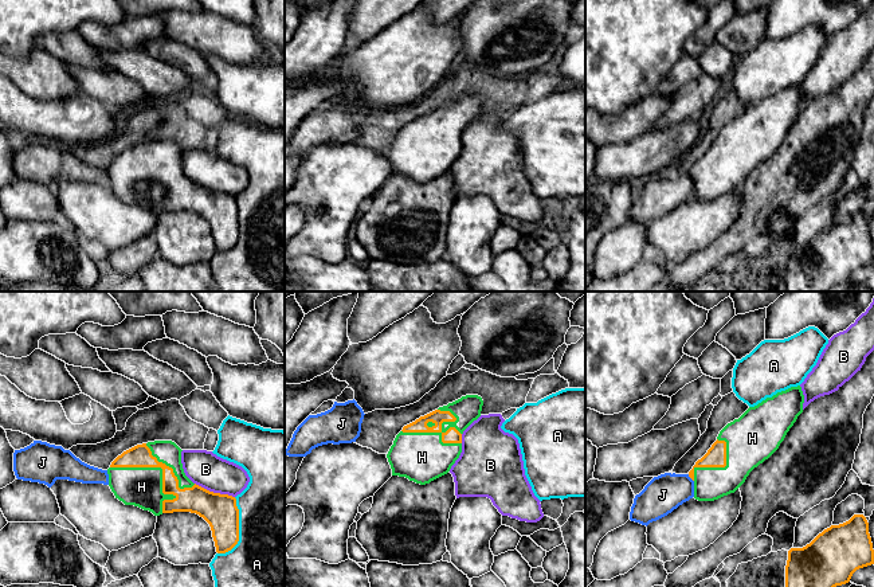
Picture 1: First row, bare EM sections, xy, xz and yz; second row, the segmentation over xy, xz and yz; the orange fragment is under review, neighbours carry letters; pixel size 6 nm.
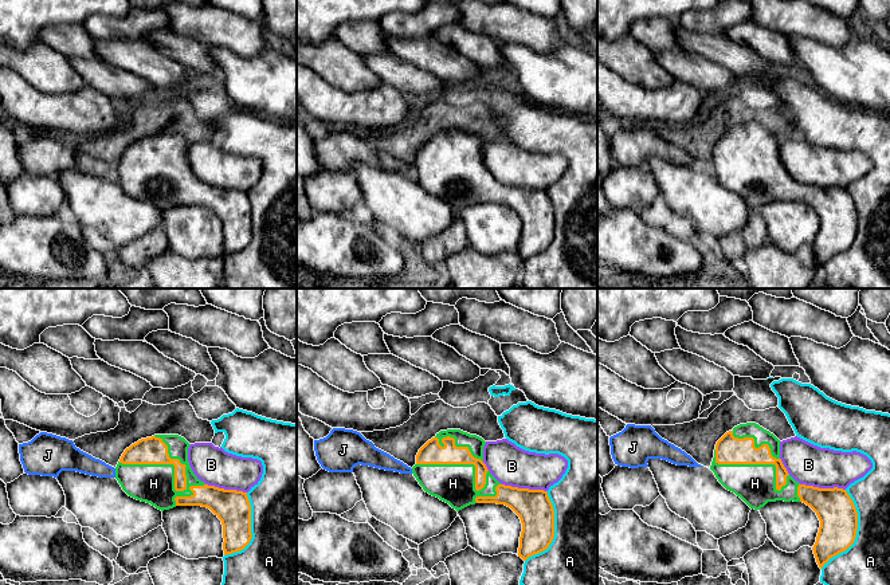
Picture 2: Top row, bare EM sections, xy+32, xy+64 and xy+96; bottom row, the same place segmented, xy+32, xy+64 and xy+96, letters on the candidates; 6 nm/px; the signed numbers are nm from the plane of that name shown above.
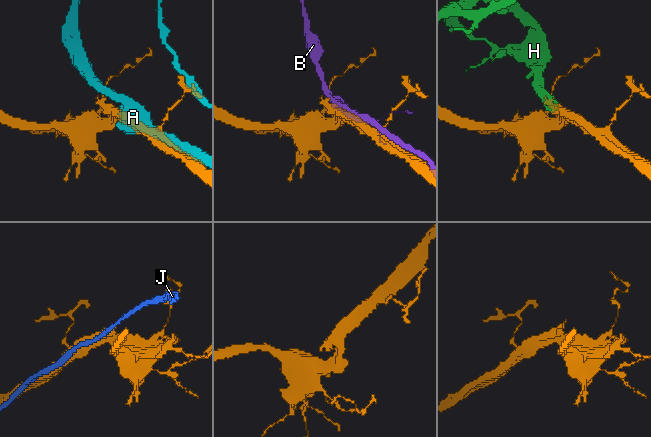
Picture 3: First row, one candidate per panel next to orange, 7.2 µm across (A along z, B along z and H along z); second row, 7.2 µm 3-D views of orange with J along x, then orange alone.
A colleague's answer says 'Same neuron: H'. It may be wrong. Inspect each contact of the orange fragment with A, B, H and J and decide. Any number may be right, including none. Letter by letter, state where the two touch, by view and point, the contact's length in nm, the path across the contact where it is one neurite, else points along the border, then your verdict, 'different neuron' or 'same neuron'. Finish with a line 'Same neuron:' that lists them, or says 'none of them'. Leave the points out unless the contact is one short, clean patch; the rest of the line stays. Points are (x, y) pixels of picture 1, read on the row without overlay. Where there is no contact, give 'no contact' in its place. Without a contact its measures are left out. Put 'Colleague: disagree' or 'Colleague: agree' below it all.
A: meets orange in xy at (238, 229); contact 360 nm long; different neuron
B: meets orange in xy at (215, 192); contact 260 nm long; different neuron
H: meets orange in xz at (434, 130); contact 360 nm long; same neuron
J: meets orange in yz at (690, 176); contact 60 nm long; different neuron
Same neuron: H
Colleague: agree

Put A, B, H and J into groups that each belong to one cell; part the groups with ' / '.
A / B / H / J

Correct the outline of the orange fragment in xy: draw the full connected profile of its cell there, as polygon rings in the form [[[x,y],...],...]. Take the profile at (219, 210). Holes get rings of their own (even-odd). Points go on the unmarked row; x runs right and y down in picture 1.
[[[172,140],[137,144],[118,154],[107,168],[115,197],[154,215],[191,211],[211,226],[216,251],[226,253],[239,240],[236,197],[209,191],[184,172],[181,148]]]

